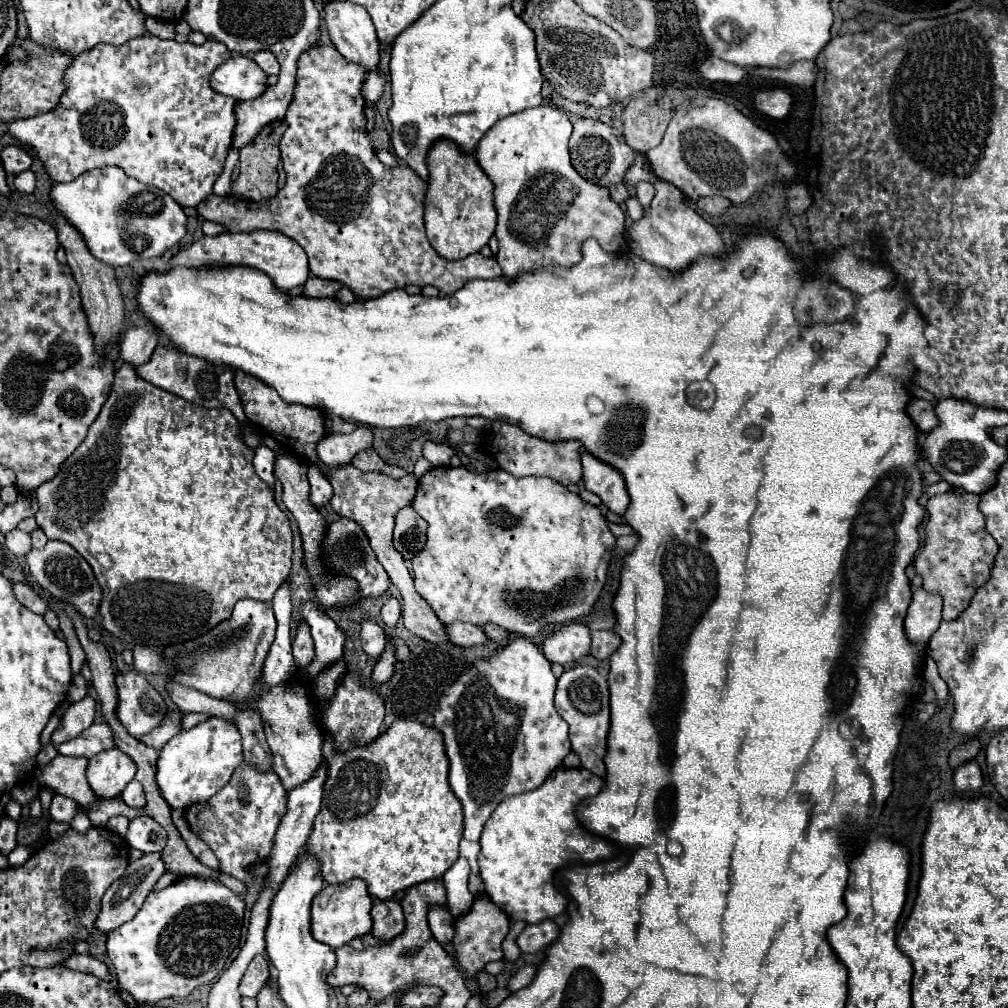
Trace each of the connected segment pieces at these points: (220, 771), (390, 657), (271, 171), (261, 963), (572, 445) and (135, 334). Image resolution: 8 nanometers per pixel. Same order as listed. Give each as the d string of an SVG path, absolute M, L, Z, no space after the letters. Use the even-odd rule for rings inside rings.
M210 717L188 731L180 731L160 749L156 785L172 809L184 809L194 801L210 799L218 789L222 789L242 759L240 731L236 731L228 719Z
M388 643L388 645L386 645L386 651L382 653L380 661L378 661L378 663L376 663L376 667L374 667L372 681L374 681L376 685L386 683L386 681L392 677L392 673L394 673L394 663L396 663L396 657L394 657L394 647Z
M274 121L268 123L266 127L262 127L256 135L256 139L252 139L252 143L248 143L246 147L240 149L240 175L238 179L232 183L232 195L236 195L238 199L250 199L250 201L262 201L262 199L272 199L278 191L276 181L278 181L278 161L280 161L280 149L278 143L282 139L282 133L286 131L286 121Z
M256 955L256 959L252 959L252 963L248 965L248 969L242 977L240 995L242 997L256 997L268 977L270 977L270 969L268 969L266 959L262 955Z
M494 421L492 423L492 439L488 445L488 453L500 463L500 467L516 477L528 477L528 475L540 475L550 477L562 485L572 485L582 479L582 465L580 465L580 443L568 441L568 443L550 443L538 437L532 437L520 427Z
M148 325L132 327L132 329L124 331L124 335L120 339L120 359L138 367L150 359L156 345L158 345L158 339L156 339L156 331L152 331L152 327L148 327Z

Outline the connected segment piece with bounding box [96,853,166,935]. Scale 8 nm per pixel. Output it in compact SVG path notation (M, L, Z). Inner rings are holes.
M154 853L152 855L142 855L138 861L132 861L128 865L128 869L124 871L124 875L120 879L116 879L116 883L112 883L108 887L108 891L104 893L102 907L100 907L100 913L96 917L96 929L100 933L108 935L110 931L118 929L122 923L130 921L138 913L138 909L142 907L146 895L150 893L150 889L154 887L154 883L158 881L158 877L164 875L164 873L166 873L166 867L164 867L164 863L162 863L162 859L160 859L158 853L156 855Z

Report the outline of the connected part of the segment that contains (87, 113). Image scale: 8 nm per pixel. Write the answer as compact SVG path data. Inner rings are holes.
M144 35L144 37L136 37L130 39L124 45L104 45L98 43L96 47L88 49L86 53L80 53L74 57L72 65L66 69L64 73L64 81L68 83L68 91L64 93L64 97L60 99L60 105L54 111L48 111L44 115L36 115L36 117L28 117L28 119L14 119L8 121L8 135L12 135L16 141L32 147L44 167L44 171L50 175L50 179L54 183L66 183L72 181L76 177L80 177L84 171L90 171L94 167L104 167L104 165L116 165L120 167L128 177L134 177L146 185L154 185L160 191L168 193L174 201L178 201L178 205L182 207L196 207L200 201L204 201L206 197L212 195L212 185L214 181L222 175L224 171L224 161L228 155L228 149L232 145L232 133L234 133L234 99L232 97L224 97L216 91L212 91L212 87L208 85L208 79L212 75L212 71L222 65L226 59L230 57L228 47L224 47L224 43L216 43L216 41L206 41L204 45L194 45L194 43L178 43L178 41L164 41L160 37L154 35ZM88 101L96 101L94 107L88 107Z

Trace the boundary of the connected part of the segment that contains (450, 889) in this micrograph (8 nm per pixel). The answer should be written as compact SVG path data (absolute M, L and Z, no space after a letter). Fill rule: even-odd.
M458 857L458 861L444 875L444 887L448 893L448 909L454 917L466 915L472 907L474 895L468 891L468 875L470 875L470 865L464 857Z

